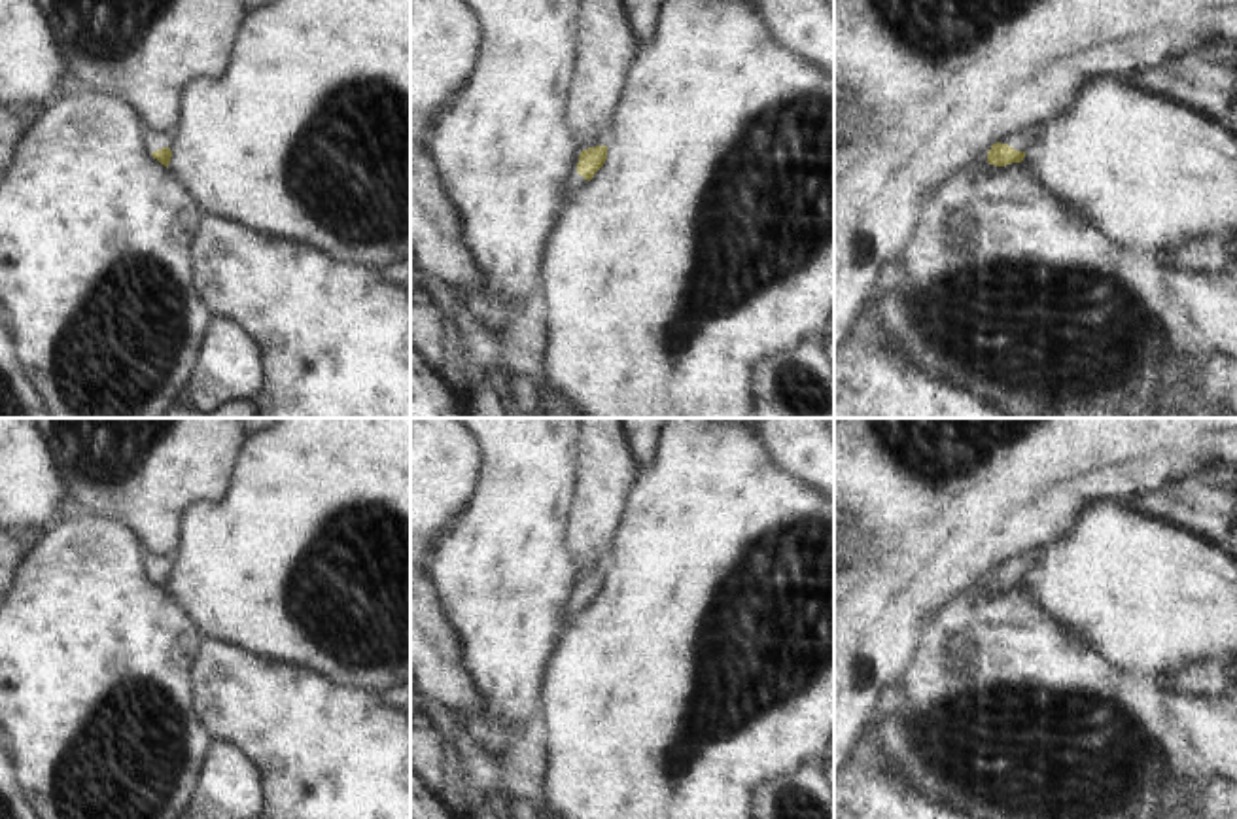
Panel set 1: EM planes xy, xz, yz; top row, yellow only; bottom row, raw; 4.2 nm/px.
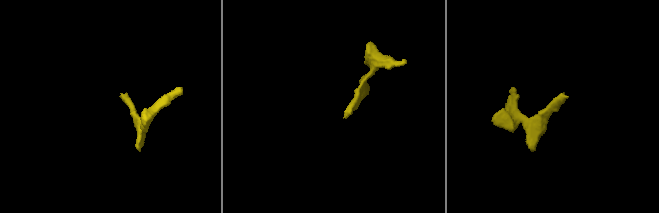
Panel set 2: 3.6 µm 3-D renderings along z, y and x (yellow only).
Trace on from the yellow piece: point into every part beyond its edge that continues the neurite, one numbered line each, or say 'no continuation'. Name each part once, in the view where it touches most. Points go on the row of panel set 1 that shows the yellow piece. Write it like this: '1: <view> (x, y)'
1: xy (156, 140)

